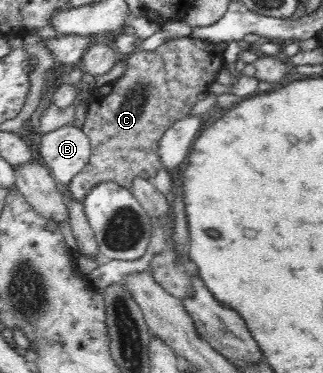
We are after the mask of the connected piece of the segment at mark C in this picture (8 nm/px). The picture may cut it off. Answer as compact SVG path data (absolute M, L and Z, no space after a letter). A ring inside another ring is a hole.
M192 36L170 37L156 50L138 48L134 51L129 52L130 56L126 58L128 68L124 76L100 87L91 94L87 102L88 110L82 128L88 135L91 146L89 162L66 185L72 197L78 199L80 203L83 202L90 187L103 180L114 180L124 187L128 186L134 175L153 180L163 167L158 151L162 136L175 120L182 118L196 104L200 93L208 91L224 64L224 53L216 43Z

